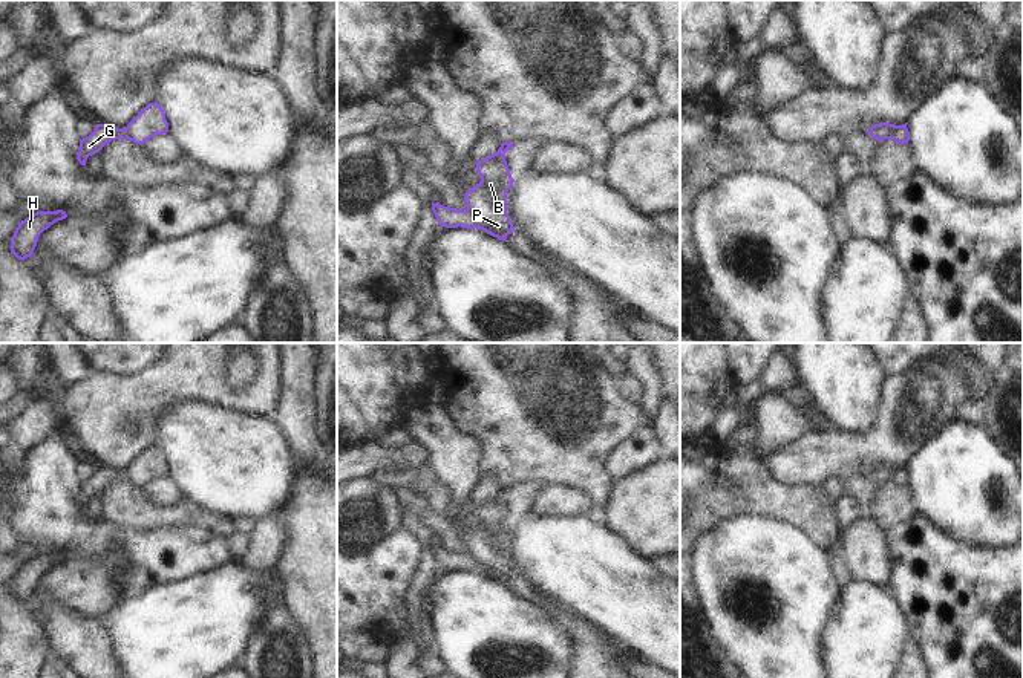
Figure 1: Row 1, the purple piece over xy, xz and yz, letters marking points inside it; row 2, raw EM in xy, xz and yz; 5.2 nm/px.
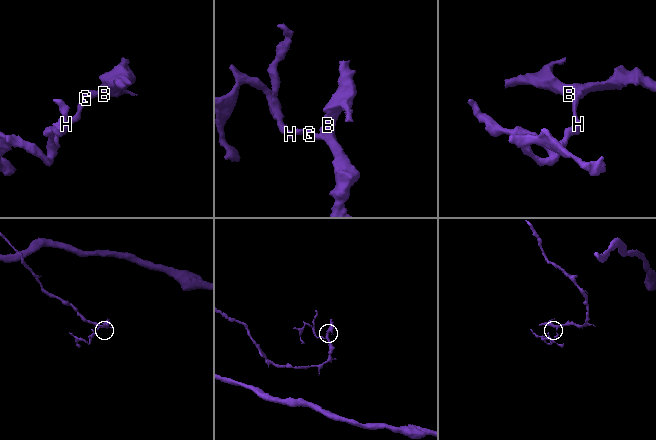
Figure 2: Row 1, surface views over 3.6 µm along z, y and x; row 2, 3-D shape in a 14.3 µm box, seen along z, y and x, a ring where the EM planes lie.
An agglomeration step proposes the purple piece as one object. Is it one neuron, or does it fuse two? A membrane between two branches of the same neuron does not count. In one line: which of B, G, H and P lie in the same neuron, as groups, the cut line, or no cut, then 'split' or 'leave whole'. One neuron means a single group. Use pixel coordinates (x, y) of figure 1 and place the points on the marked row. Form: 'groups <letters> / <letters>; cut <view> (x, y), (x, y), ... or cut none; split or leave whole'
groups B P / G H; cut xz (466, 208), (478, 221), (478, 227); split

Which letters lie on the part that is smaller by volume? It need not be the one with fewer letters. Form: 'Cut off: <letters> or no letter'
Cut off: G, H.

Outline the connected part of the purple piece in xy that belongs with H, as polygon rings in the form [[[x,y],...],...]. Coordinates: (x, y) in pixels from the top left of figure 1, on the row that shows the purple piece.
[[[63,210],[57,211],[37,211],[21,220],[11,237],[11,254],[25,260],[32,256],[40,234],[58,220],[66,219]]]

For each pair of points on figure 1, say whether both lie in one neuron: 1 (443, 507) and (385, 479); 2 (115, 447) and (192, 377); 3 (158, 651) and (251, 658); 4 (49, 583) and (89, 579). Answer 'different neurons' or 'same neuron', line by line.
1: same neuron
2: same neuron
3: different neurons
4: same neuron

